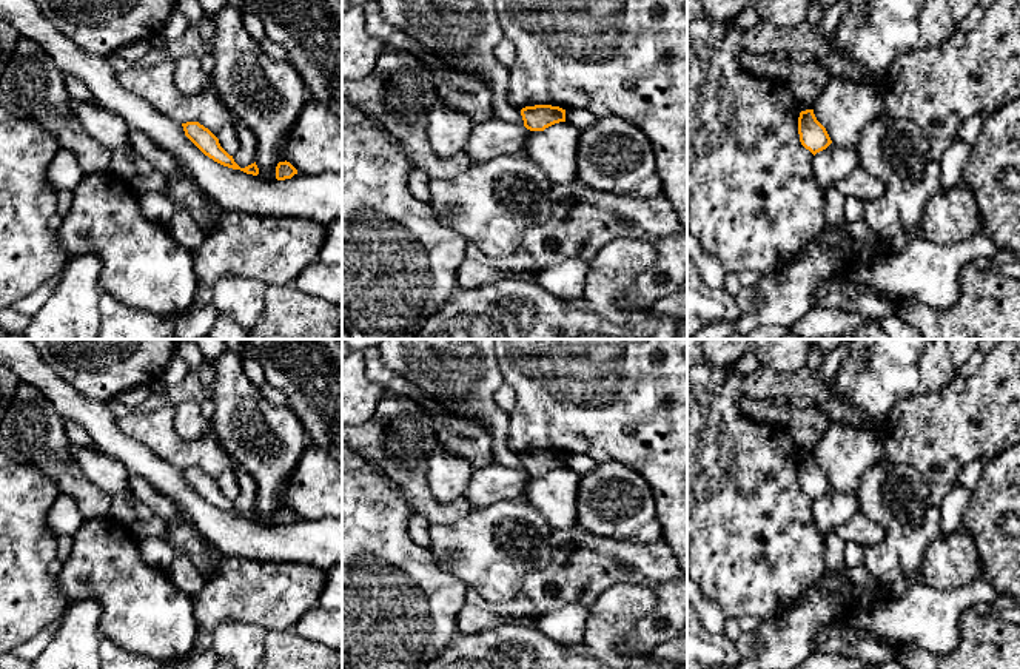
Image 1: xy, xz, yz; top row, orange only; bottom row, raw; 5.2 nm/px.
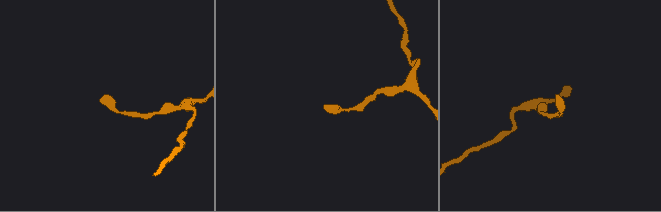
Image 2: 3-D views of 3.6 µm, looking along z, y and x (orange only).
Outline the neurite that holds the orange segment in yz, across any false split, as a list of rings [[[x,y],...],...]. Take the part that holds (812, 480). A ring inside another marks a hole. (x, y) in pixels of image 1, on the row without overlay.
[[[814,455],[800,458],[798,479],[801,490],[814,501],[832,489],[826,473],[817,466]]]

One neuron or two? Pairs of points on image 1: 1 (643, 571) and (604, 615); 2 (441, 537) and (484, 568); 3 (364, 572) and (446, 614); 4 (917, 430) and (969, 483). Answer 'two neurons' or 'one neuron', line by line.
1: two neurons
2: one neuron
3: one neuron
4: two neurons

